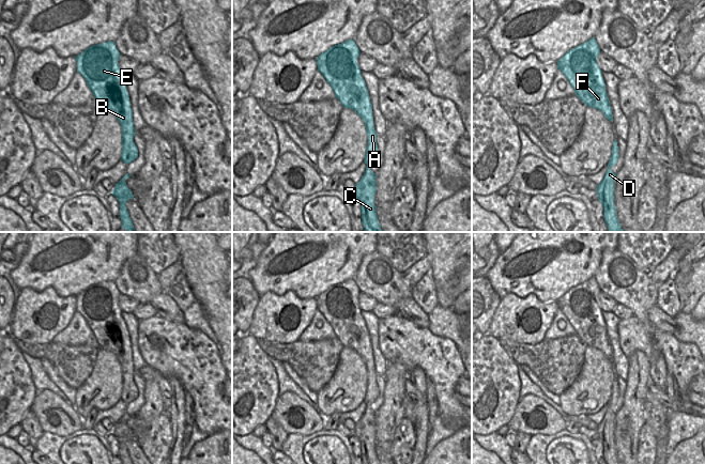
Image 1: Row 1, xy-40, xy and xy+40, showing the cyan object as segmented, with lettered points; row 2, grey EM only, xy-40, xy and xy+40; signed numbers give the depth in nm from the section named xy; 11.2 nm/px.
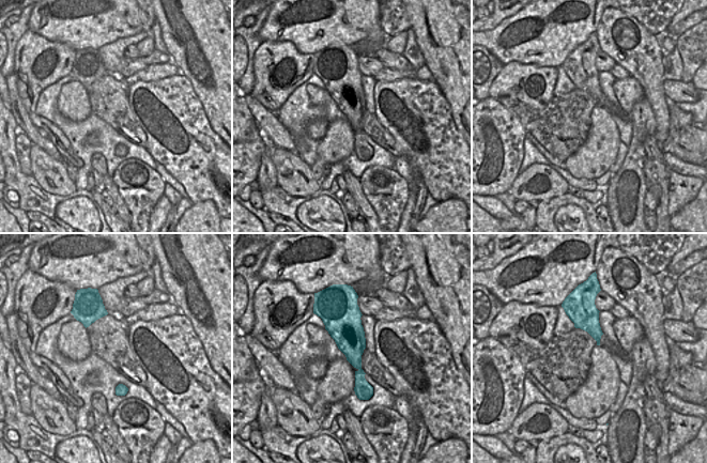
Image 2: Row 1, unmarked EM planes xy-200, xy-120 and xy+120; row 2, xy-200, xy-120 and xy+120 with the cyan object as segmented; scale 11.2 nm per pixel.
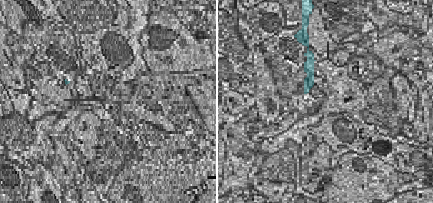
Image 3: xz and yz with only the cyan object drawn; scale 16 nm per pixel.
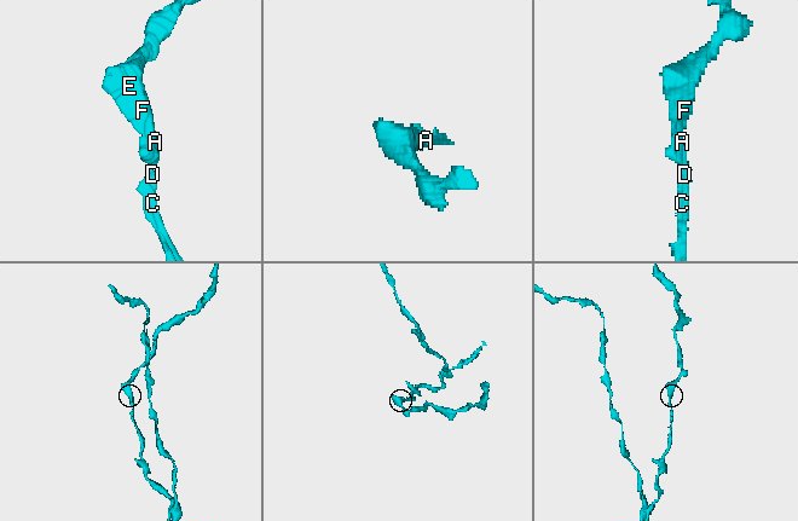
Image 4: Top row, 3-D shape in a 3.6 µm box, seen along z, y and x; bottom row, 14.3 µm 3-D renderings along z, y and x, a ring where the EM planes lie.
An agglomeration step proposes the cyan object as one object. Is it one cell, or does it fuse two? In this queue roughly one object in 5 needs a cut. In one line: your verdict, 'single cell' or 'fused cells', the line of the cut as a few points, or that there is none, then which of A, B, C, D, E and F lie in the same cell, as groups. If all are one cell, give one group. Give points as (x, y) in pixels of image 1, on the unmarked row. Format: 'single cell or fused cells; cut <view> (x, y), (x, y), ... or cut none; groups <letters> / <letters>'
single cell; cut none; groups A B C D E F

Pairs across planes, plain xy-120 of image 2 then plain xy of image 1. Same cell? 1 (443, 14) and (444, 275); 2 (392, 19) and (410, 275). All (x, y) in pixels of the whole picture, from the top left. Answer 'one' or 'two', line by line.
1: one
2: two

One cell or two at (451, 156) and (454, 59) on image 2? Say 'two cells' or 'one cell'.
two cells

